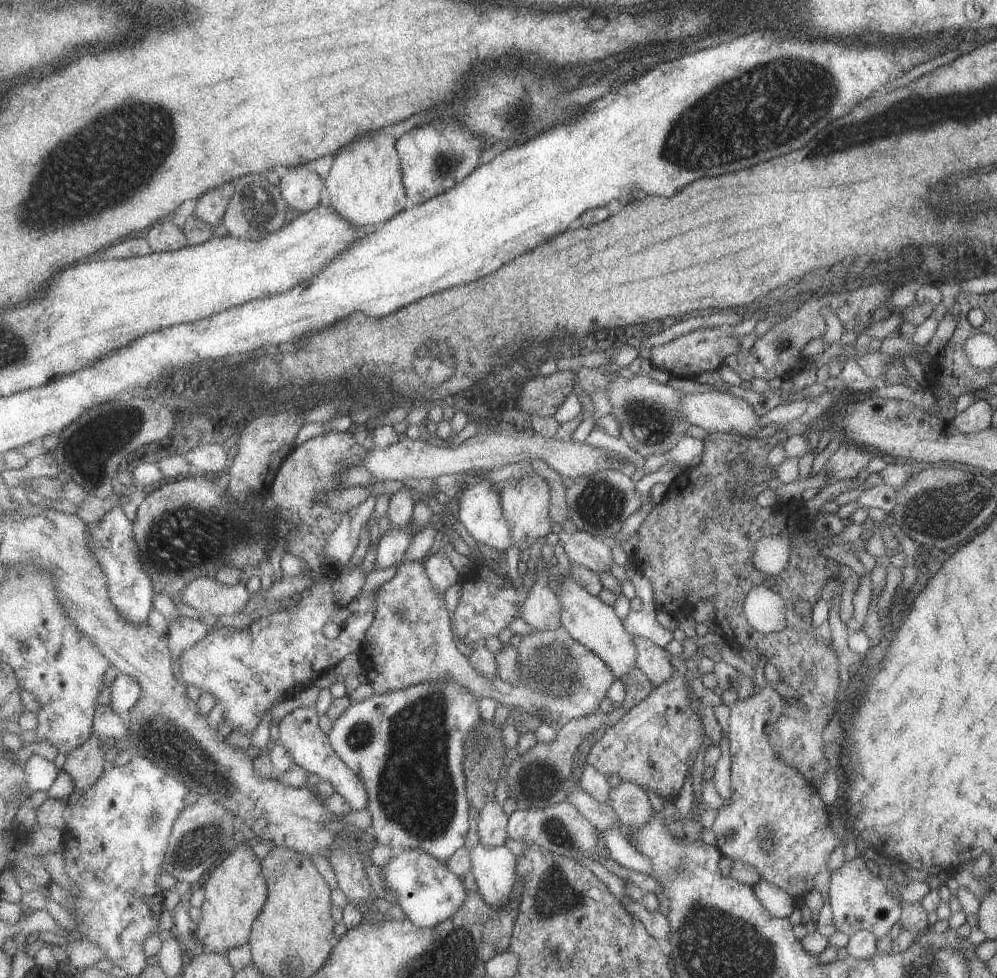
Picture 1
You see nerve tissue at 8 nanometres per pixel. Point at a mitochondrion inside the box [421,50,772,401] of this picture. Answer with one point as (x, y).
(522, 114)

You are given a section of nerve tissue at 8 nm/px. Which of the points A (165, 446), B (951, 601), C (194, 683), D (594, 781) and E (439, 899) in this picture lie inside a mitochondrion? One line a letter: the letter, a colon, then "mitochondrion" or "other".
A: other
B: other
C: other
D: other
E: other

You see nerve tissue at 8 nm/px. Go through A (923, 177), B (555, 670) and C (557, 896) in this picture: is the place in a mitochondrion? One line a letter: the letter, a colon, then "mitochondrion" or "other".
A: other
B: mitochondrion
C: mitochondrion

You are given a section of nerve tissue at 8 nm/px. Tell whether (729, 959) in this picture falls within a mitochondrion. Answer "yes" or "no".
yes

